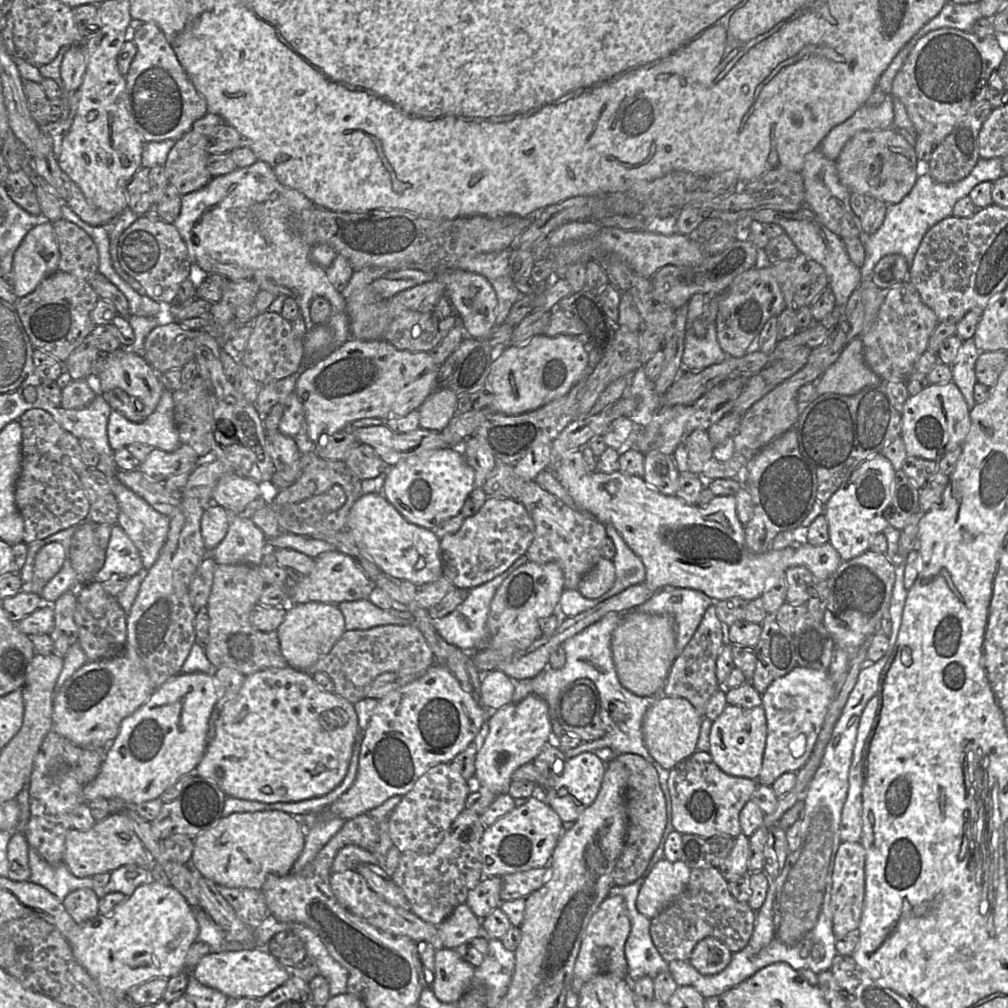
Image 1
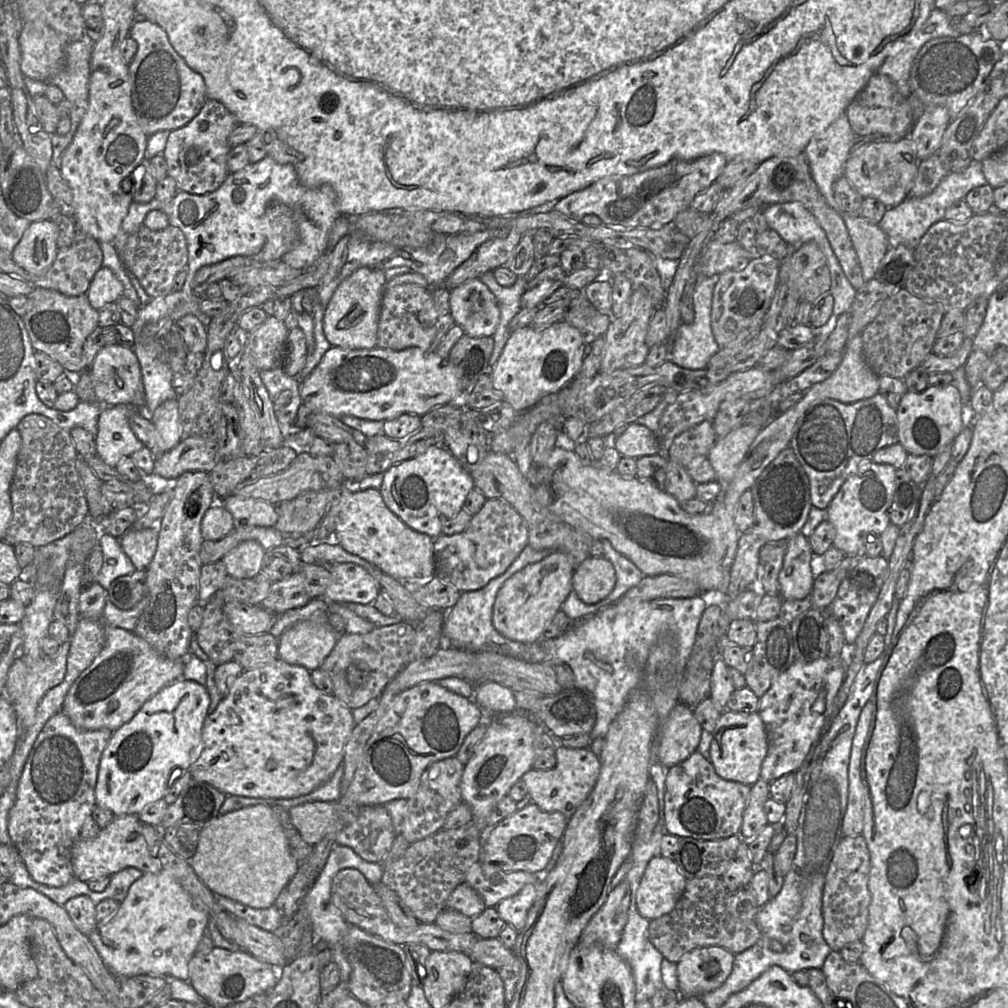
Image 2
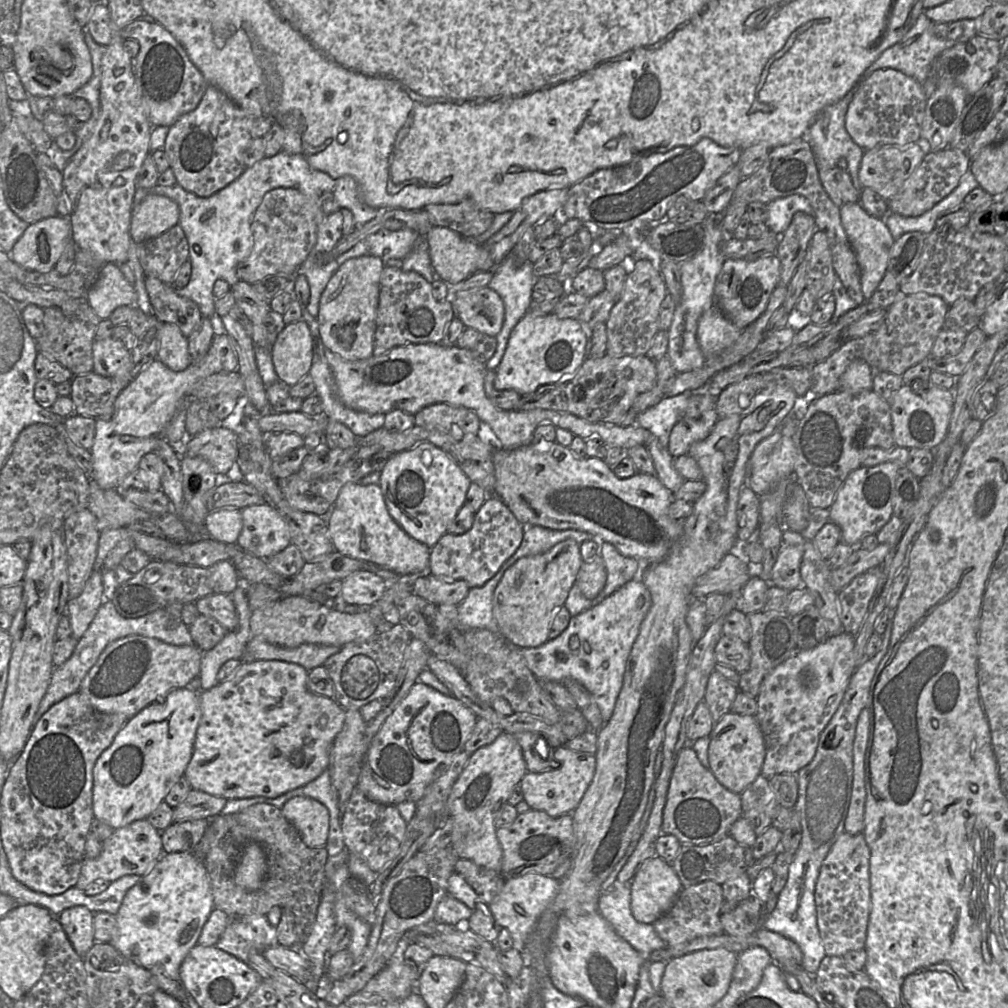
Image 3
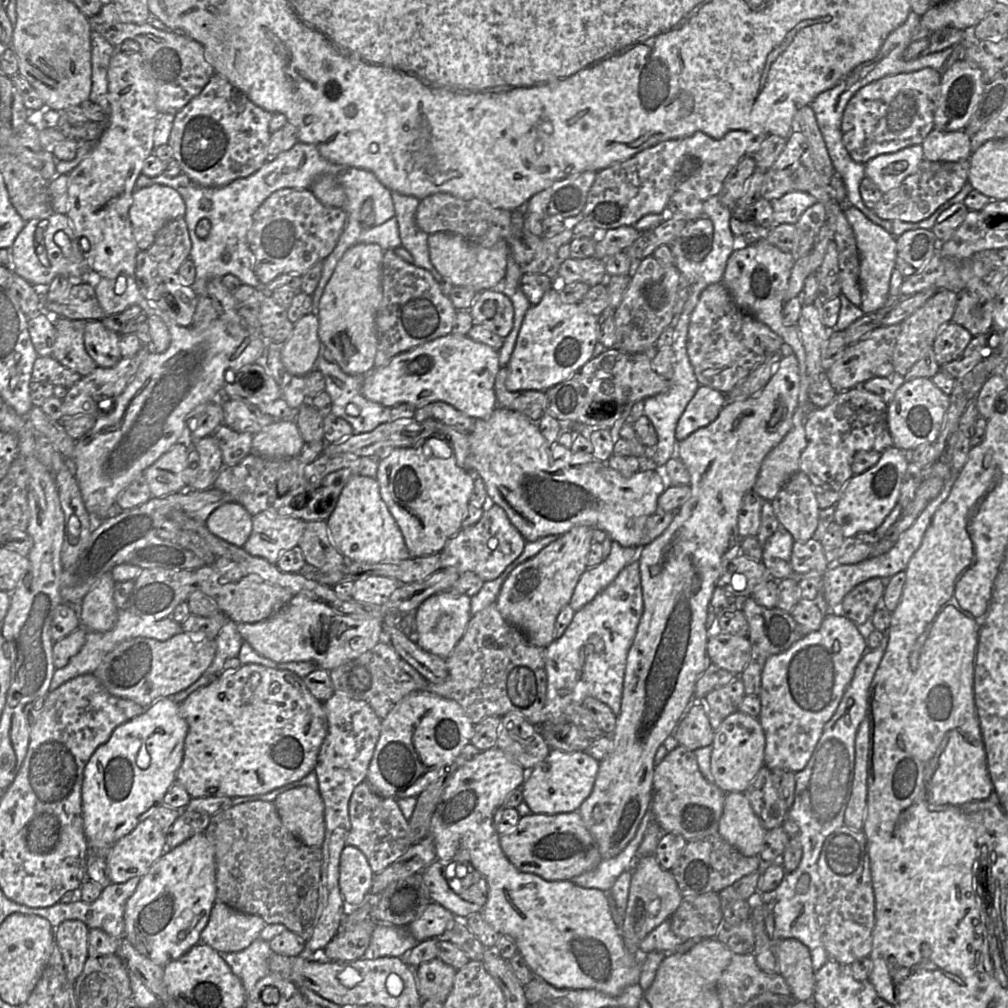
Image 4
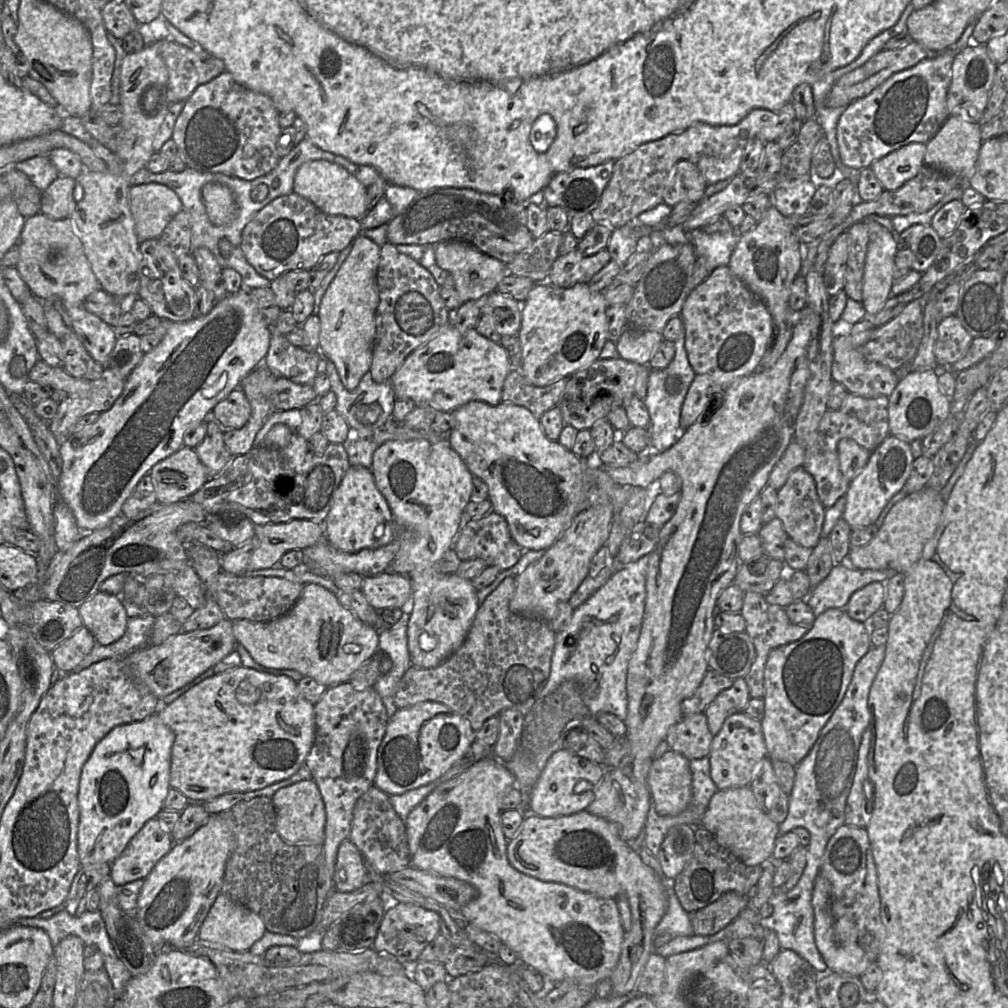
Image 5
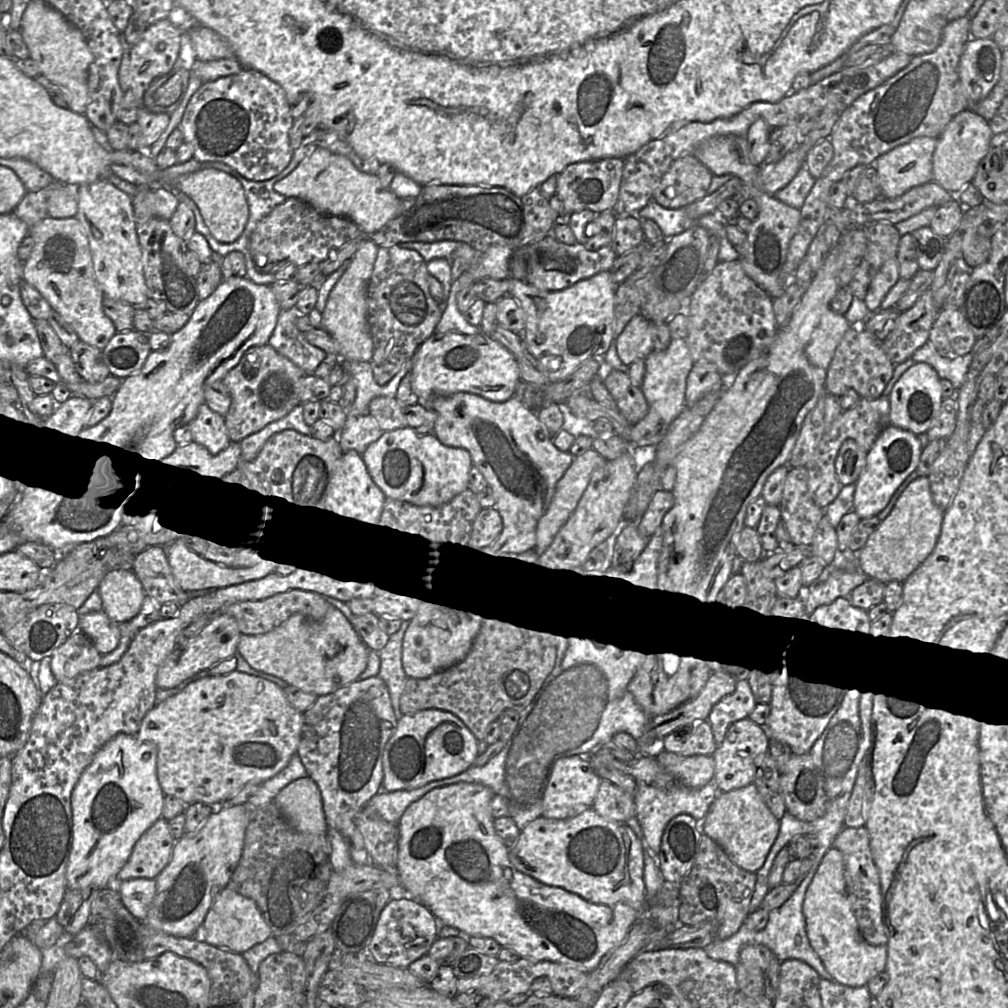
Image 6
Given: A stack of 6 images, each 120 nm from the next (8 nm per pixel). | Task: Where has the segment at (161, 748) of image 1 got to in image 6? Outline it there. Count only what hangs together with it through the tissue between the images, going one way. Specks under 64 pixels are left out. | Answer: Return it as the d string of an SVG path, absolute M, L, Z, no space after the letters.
M120 733L99 749L80 775L71 796L73 836L66 868L68 889L114 886L118 872L128 861L138 839L162 817L165 794L157 777L157 754L155 743L141 742L136 735Z

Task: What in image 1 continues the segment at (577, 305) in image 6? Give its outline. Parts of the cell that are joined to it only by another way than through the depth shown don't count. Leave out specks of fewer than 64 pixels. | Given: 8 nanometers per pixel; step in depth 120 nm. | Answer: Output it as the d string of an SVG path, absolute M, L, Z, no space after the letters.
M542 334L532 336L523 345L508 344L501 354L492 361L486 383L489 385L493 400L489 408L496 413L519 415L535 410L567 394L588 368L588 353L585 344L568 335L549 337Z

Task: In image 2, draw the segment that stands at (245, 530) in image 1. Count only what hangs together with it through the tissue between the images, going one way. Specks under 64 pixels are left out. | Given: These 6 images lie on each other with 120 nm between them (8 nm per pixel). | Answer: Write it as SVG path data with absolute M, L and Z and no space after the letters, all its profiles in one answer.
M255 540L241 542L221 560L224 562L227 574L234 578L251 578L261 573L264 548Z

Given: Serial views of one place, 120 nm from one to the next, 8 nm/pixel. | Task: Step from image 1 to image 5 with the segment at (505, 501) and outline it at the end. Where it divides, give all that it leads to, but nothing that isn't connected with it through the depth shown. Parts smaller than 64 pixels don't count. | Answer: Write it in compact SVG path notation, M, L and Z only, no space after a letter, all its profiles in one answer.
M490 511L479 519L466 519L460 529L452 548L461 561L483 559L488 566L495 566L499 571L514 566L520 559L523 549L511 537L506 519L494 511Z

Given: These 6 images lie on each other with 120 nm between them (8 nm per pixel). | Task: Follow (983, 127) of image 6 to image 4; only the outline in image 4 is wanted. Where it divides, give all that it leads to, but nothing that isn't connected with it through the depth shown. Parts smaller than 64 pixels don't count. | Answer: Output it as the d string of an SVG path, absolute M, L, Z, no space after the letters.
M933 129L921 144L923 158L929 161L957 162L969 159L971 137L964 130L945 132Z

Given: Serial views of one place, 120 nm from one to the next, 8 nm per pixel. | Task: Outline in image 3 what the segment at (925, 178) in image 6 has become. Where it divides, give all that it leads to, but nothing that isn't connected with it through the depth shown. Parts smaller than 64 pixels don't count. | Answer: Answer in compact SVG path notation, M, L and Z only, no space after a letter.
M920 141L866 150L858 173L860 184L863 188L873 189L888 201L900 192L928 152Z

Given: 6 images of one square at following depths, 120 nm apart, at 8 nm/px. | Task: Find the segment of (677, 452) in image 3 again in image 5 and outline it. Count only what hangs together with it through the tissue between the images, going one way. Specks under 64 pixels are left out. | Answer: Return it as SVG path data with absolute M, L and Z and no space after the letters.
M696 374L681 408L680 426L689 428L697 421L703 421L706 411L714 411L724 398L724 390L709 375Z

